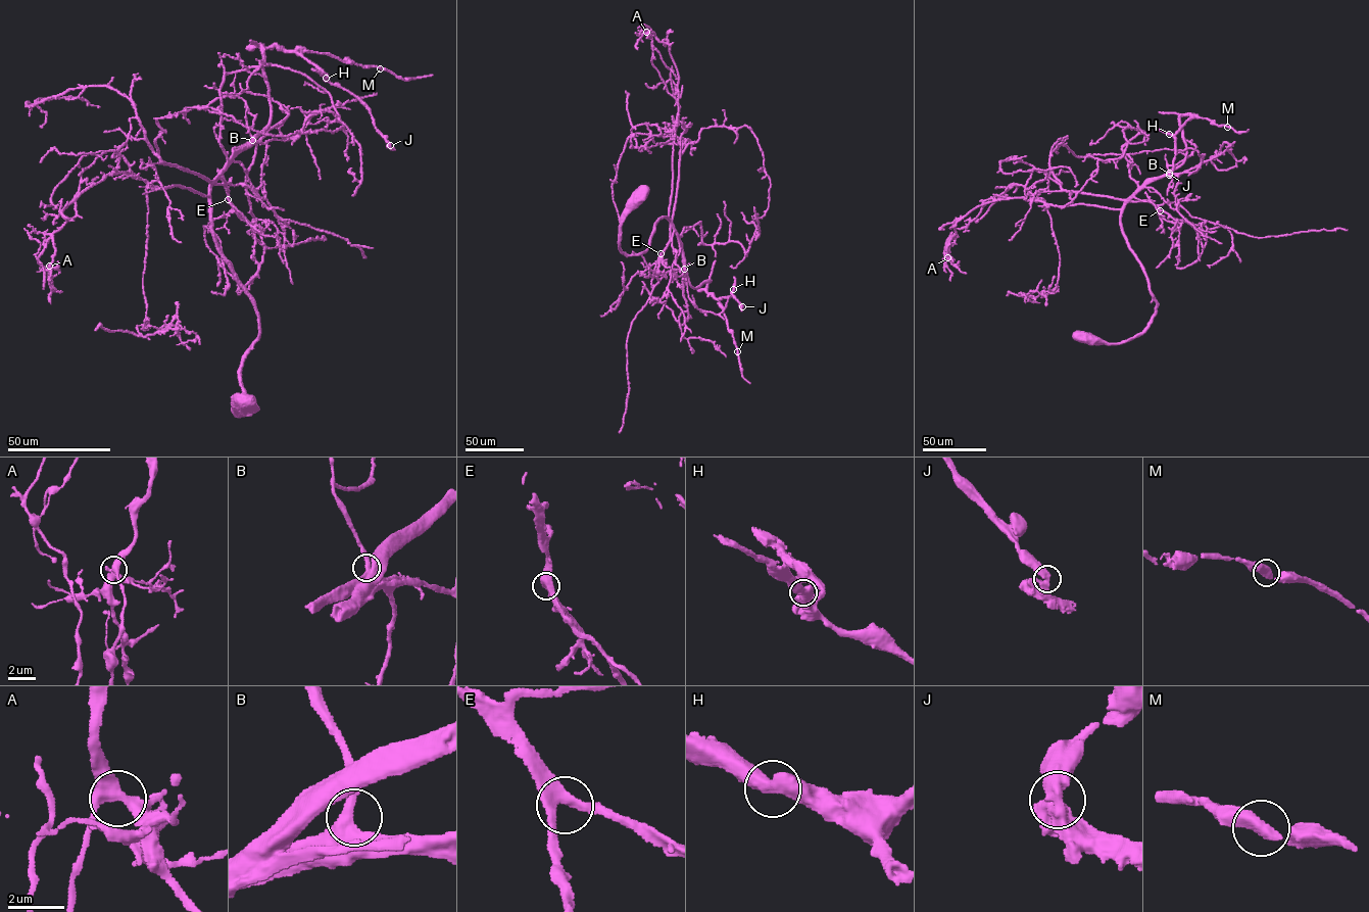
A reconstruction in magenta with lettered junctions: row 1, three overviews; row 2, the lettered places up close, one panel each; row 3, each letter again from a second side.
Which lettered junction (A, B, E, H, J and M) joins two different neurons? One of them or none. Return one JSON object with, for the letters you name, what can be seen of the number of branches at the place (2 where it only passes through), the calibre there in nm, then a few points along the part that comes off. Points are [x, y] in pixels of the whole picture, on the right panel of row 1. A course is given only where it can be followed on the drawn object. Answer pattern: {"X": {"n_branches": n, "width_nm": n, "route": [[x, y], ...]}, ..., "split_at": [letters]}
{"split_at": []}

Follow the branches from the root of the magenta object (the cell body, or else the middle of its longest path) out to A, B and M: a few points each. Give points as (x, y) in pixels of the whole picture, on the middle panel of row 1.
A: (633, 203), (619, 242), (628, 254), (646, 251), (655, 224), (669, 216), (678, 111), (670, 46), (646, 32)
B: (633, 203), (621, 226), (622, 251), (628, 254), (646, 251), (655, 224), (666, 217), (680, 244), (684, 269)
M: (633, 203), (622, 251), (645, 252), (668, 218), (690, 285), (710, 281), (737, 351)

